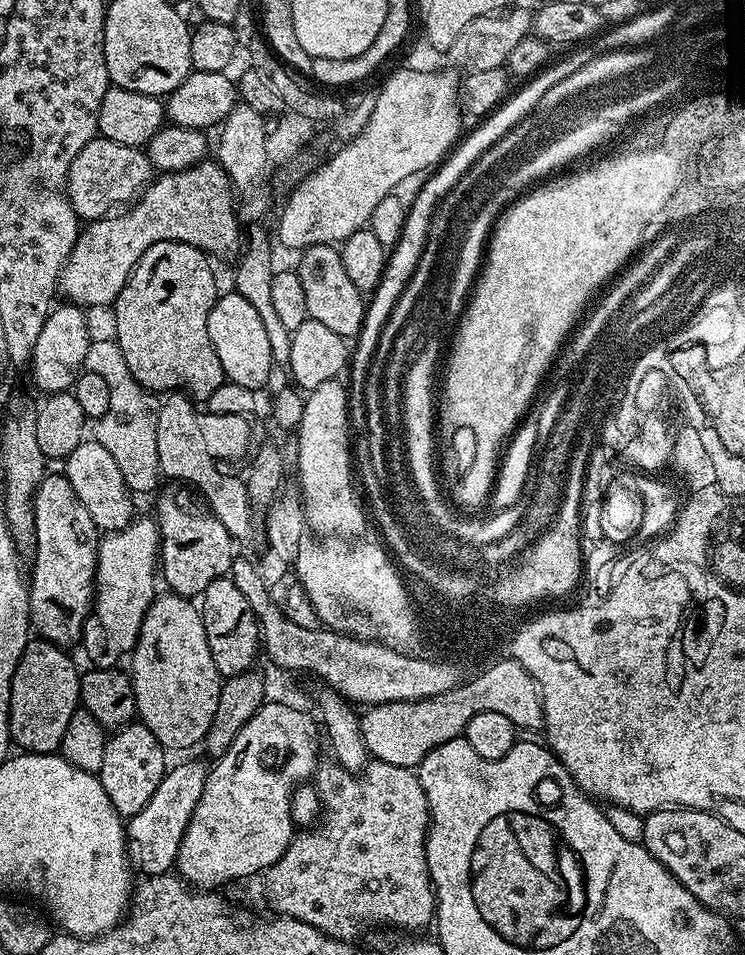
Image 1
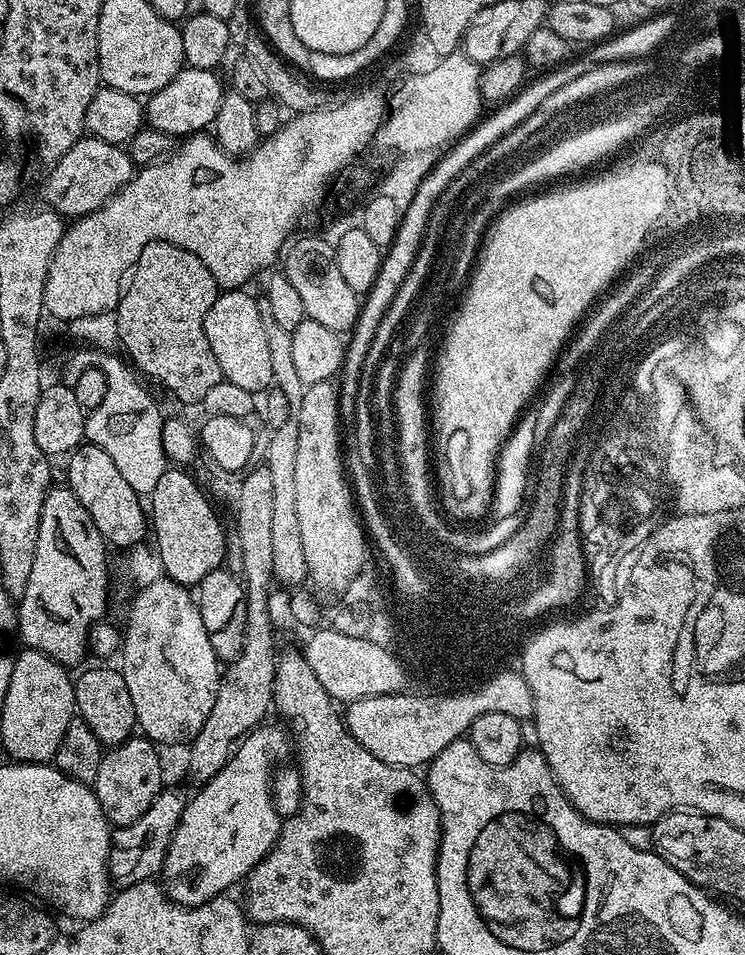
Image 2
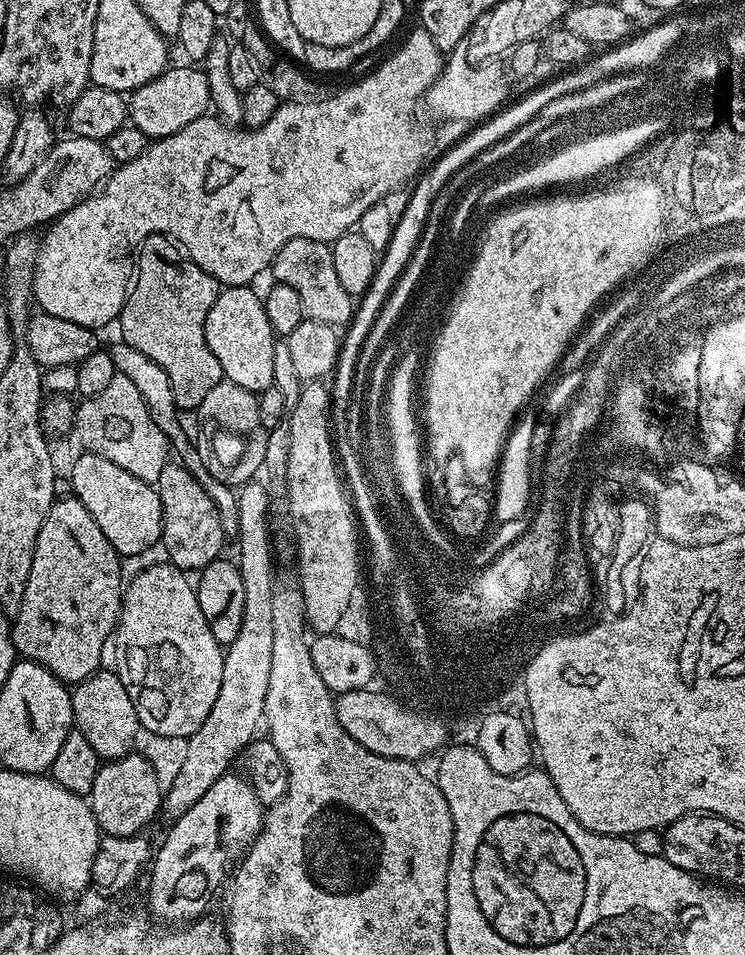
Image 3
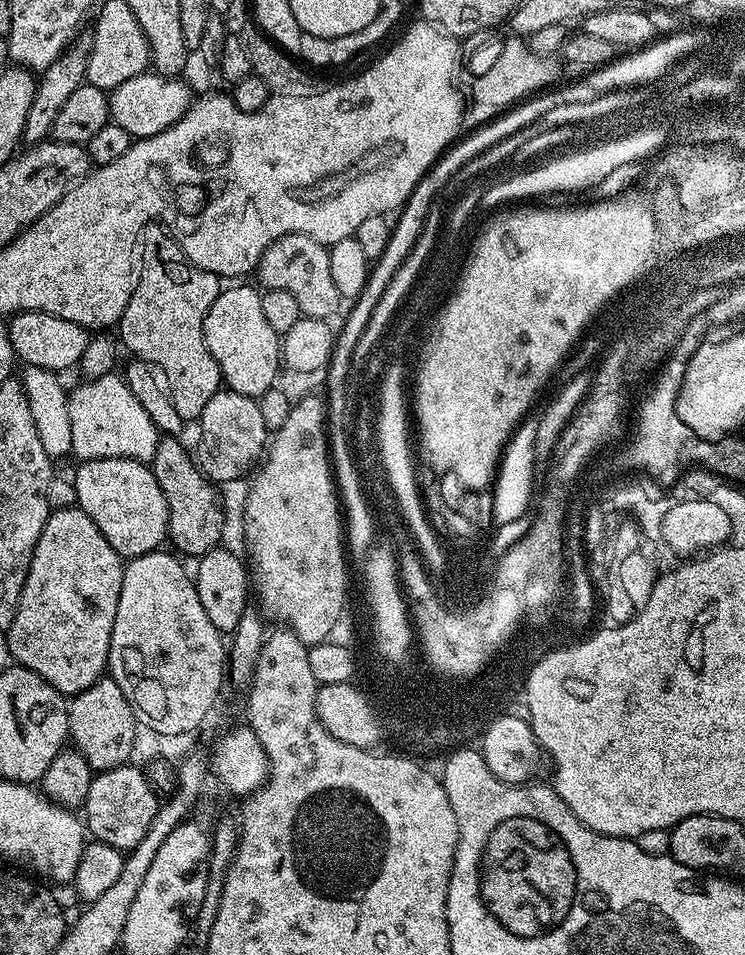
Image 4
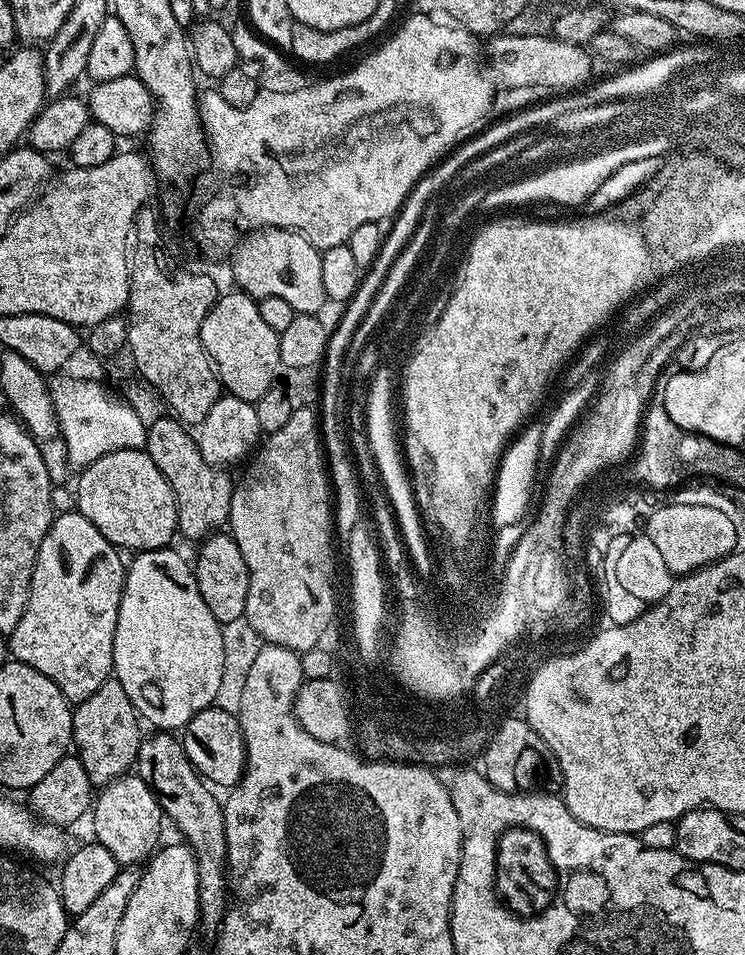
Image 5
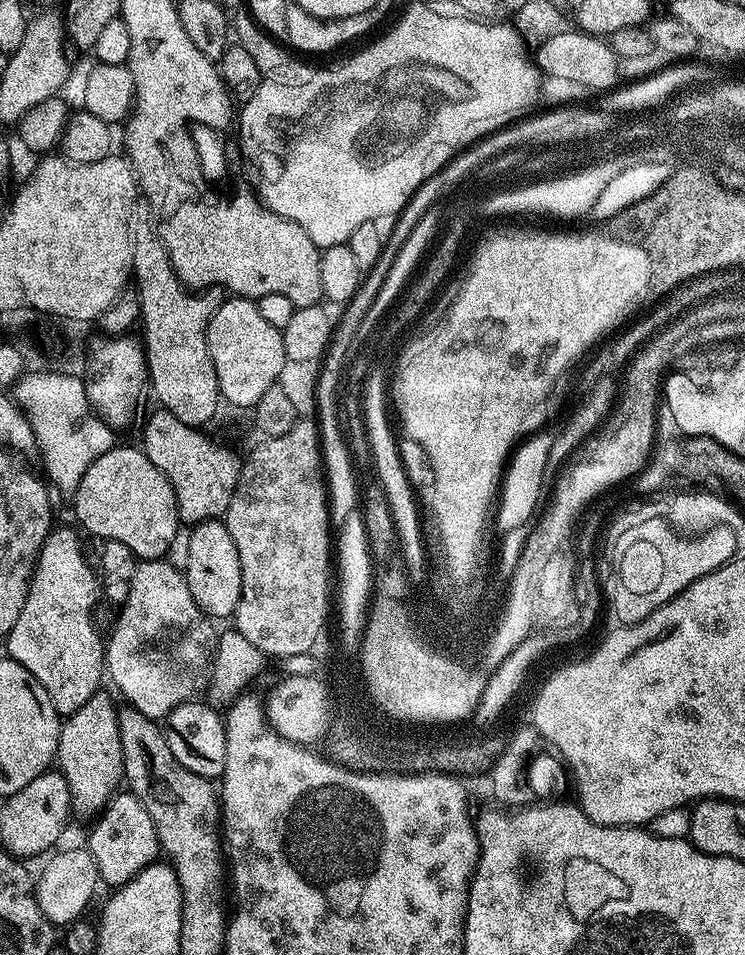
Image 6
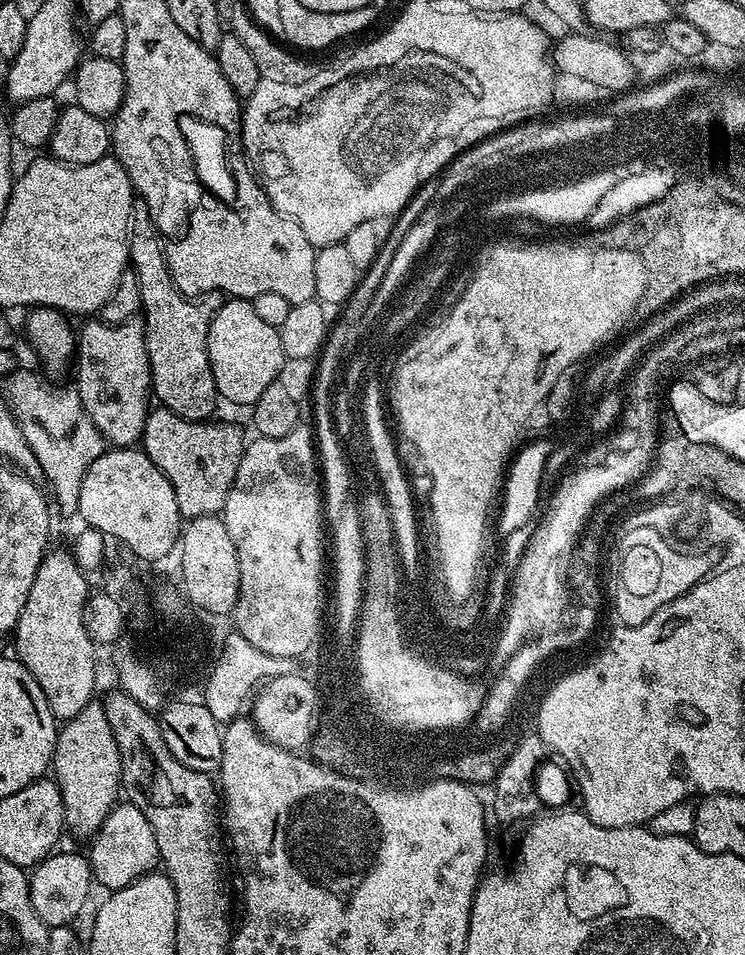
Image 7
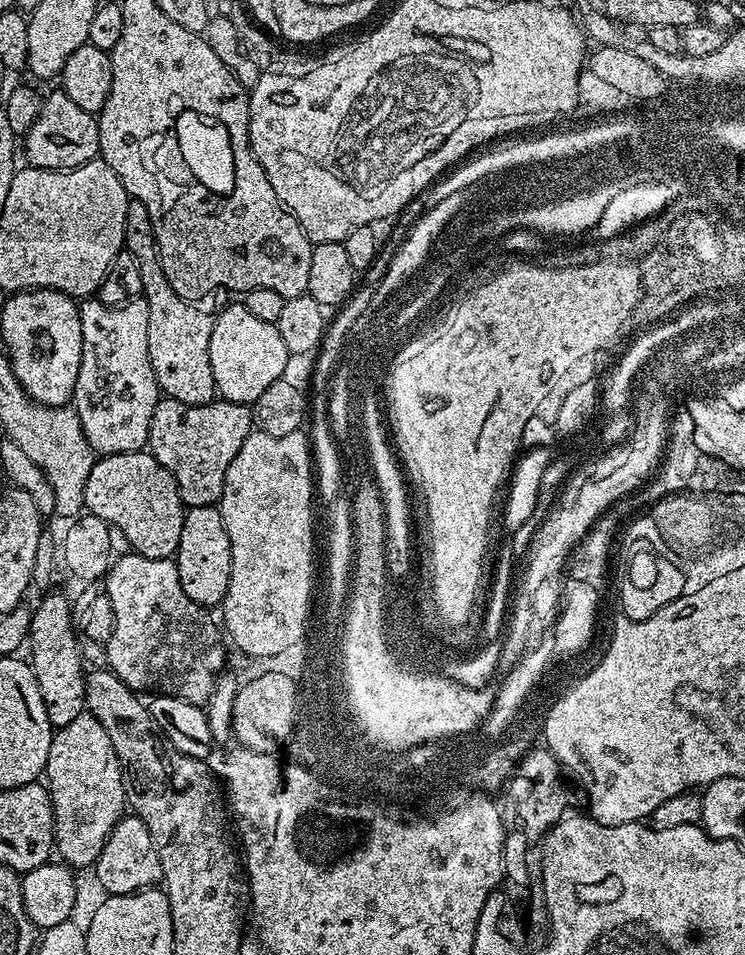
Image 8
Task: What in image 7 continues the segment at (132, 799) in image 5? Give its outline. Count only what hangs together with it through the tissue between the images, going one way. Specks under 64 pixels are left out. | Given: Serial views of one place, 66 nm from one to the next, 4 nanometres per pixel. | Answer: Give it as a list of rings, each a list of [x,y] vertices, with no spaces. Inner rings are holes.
[[[127,802],[117,803],[112,812],[102,822],[96,835],[91,837],[92,852],[90,863],[92,874],[97,885],[104,890],[115,890],[130,886],[135,880],[141,880],[161,863],[158,842],[154,838],[154,830],[150,822],[146,822],[146,814],[140,808]]]

